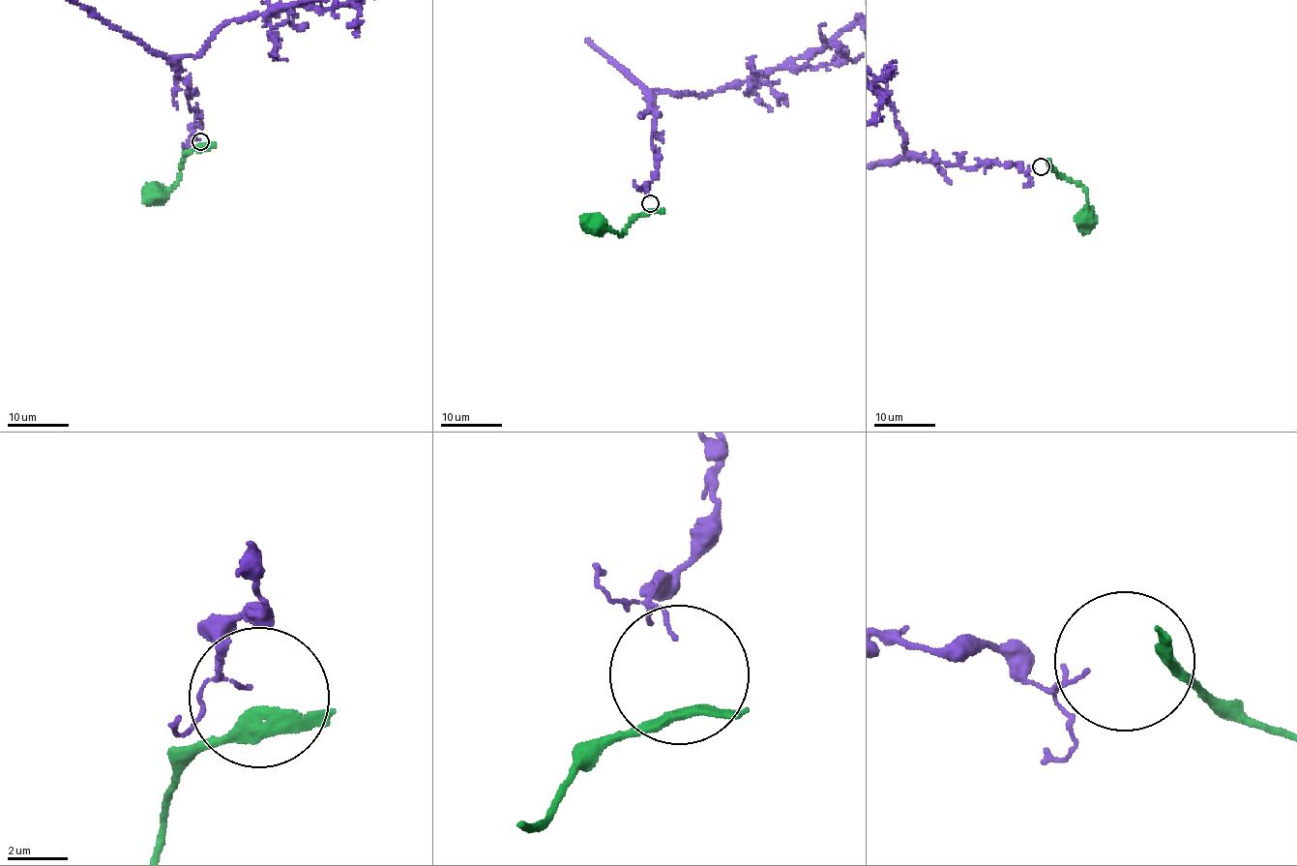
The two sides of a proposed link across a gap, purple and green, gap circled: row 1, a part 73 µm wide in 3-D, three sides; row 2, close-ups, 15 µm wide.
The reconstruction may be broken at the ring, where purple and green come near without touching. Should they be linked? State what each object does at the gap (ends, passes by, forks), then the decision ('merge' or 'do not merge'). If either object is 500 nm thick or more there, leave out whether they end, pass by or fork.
purple ends there; green passes by; do not merge

